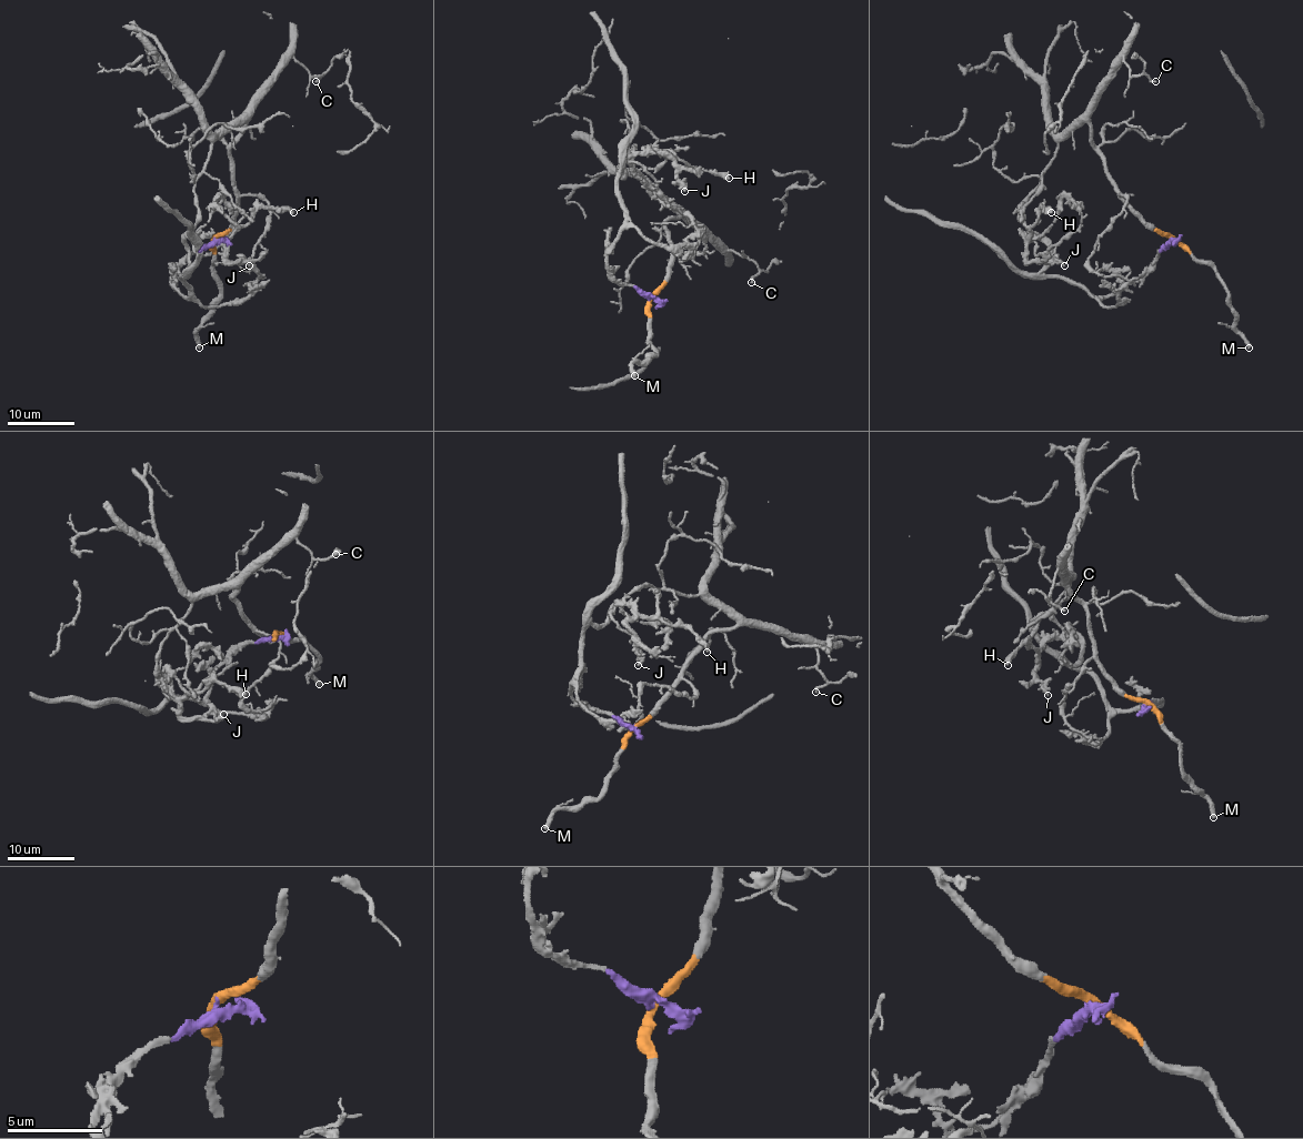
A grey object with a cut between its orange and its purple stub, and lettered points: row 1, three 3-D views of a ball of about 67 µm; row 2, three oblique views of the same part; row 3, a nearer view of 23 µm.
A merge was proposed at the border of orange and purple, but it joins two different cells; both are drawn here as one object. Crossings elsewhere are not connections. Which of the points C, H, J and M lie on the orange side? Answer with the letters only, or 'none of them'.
C, M

